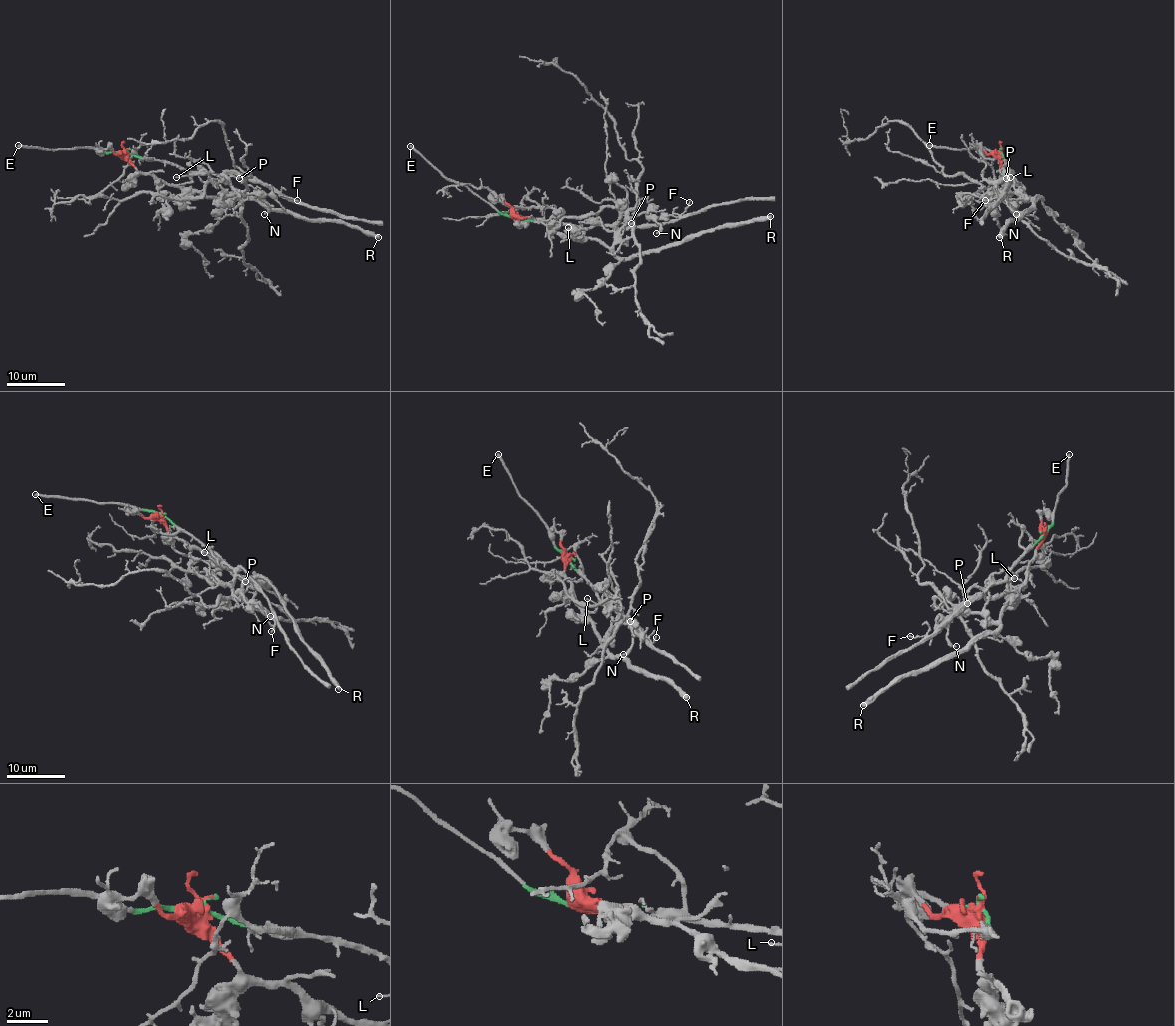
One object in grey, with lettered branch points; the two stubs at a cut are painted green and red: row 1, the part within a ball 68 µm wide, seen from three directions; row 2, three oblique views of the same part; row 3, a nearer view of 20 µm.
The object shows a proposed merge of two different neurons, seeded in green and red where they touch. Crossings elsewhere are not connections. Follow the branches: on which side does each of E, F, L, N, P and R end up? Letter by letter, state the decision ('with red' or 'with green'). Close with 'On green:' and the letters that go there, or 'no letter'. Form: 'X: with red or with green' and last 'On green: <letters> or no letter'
E: with green
F: with green
L: with green
N: with red
P: with green
R: with red
On green: E, F, L, P

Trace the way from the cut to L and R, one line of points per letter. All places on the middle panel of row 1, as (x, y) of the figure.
L: (515, 217), (569, 223), (580, 229), (568, 228)
R: (515, 216), (543, 222), (558, 232), (580, 238), (597, 238), (619, 257), (643, 256), (700, 234), (770, 216)

